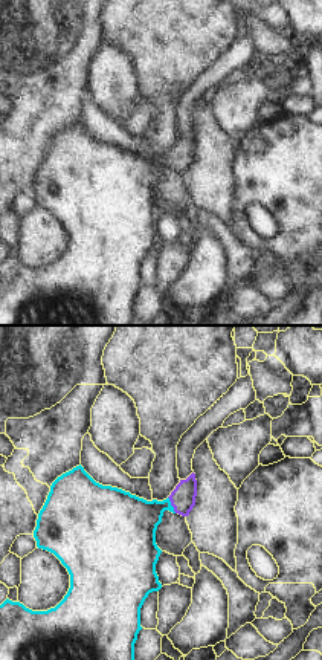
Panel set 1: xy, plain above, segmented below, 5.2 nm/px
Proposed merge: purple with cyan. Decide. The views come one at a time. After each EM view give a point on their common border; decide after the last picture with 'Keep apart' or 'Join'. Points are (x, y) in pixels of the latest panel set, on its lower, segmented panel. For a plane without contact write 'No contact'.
Touches purple at (171, 504).

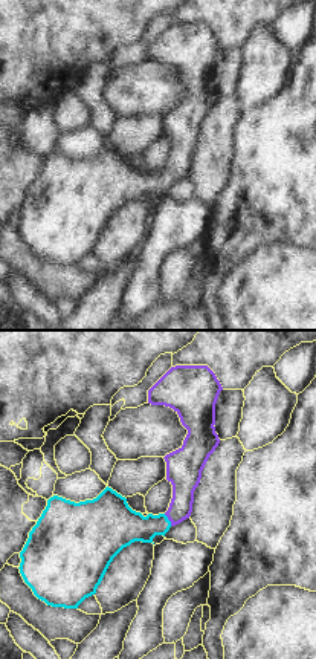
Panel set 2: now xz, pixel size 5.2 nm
Touches purple at (168, 519).

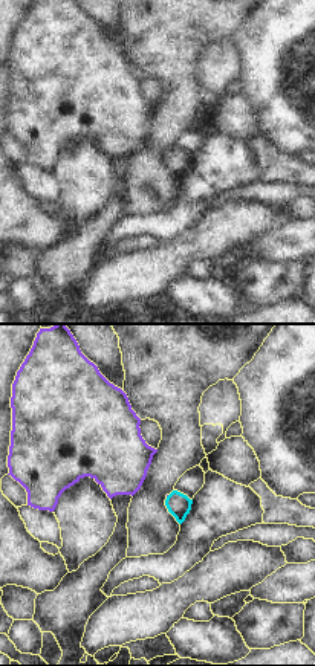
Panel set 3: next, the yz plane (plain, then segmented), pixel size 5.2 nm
No contact.

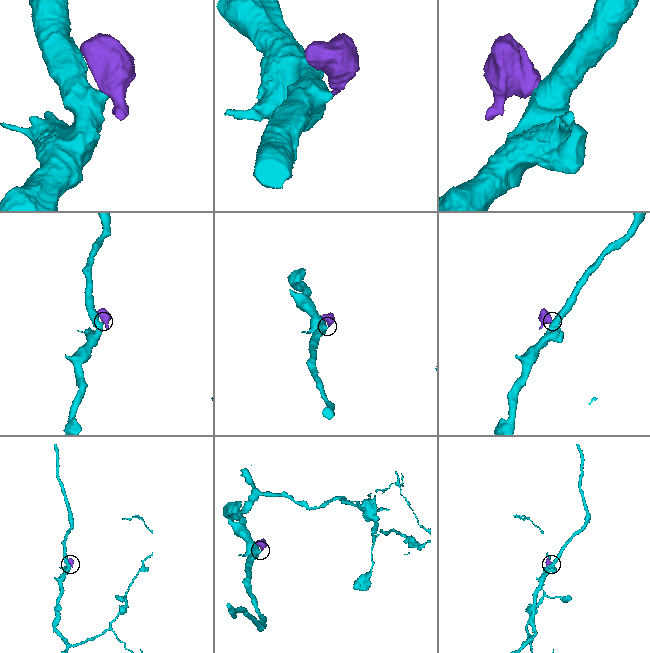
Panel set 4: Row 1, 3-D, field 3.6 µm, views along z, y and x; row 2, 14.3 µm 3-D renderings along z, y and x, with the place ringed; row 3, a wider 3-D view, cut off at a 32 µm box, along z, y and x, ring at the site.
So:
Join.

